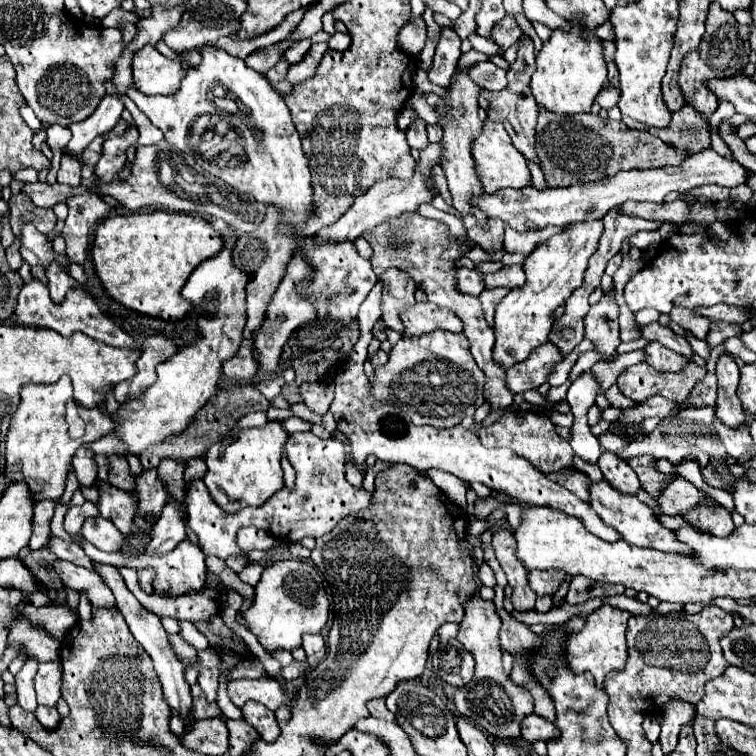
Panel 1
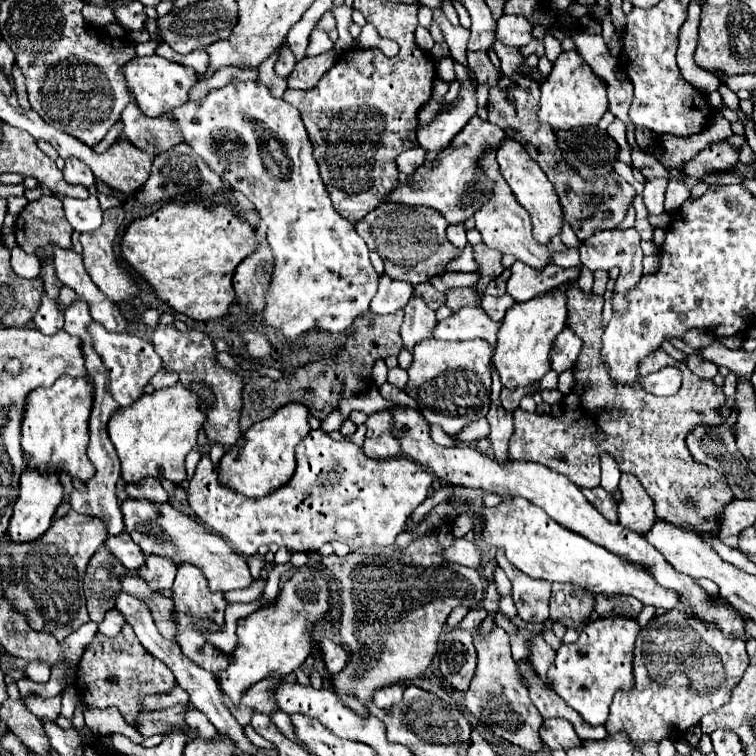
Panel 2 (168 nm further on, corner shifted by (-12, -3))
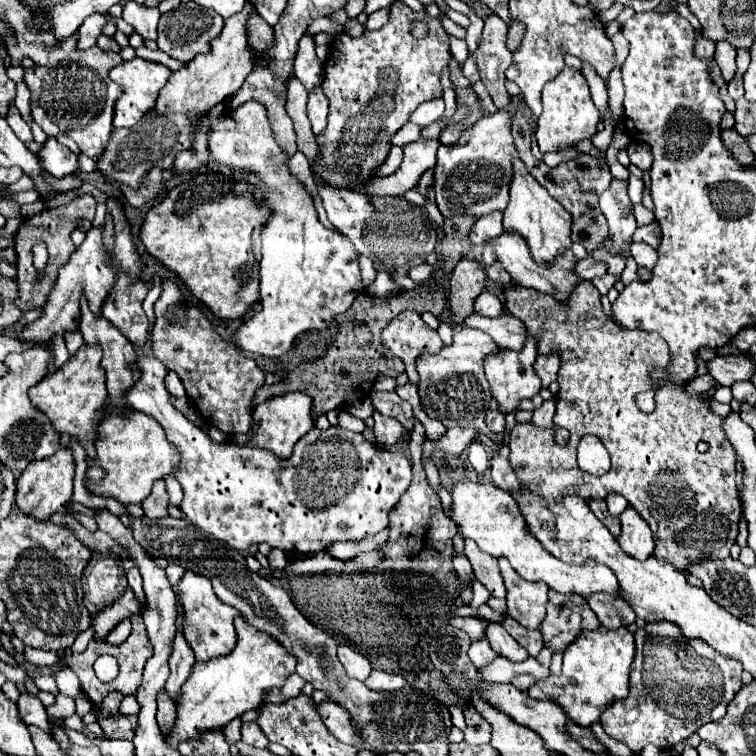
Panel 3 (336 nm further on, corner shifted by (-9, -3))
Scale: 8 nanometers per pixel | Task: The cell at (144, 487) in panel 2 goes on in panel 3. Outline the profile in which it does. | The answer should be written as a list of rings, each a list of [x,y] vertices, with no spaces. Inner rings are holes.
[[[157,481],[153,485],[153,491],[151,495],[141,503],[143,509],[145,509],[145,515],[149,519],[161,519],[161,517],[167,517],[167,507],[169,507],[169,495],[167,495],[167,489],[165,489],[165,481]]]

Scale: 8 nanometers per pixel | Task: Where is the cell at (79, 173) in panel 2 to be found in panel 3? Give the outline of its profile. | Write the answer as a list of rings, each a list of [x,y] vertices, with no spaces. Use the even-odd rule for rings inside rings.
[[[55,137],[47,139],[47,143],[37,151],[37,155],[45,171],[49,171],[57,179],[77,171],[77,155],[71,153],[65,145],[61,145]]]

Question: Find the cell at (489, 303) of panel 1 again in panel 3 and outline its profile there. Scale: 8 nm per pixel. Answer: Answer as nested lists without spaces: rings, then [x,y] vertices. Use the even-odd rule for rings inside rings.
[[[485,291],[475,299],[475,313],[483,317],[497,317],[503,313],[503,303],[493,293]]]

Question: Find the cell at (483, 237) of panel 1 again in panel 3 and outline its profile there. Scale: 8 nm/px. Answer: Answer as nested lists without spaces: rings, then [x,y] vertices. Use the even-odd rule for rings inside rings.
[[[463,259],[461,263],[457,263],[455,271],[453,271],[453,279],[449,281],[449,321],[455,325],[461,325],[461,319],[469,317],[473,313],[473,303],[475,299],[483,293],[485,289],[485,271],[477,261],[471,259]]]

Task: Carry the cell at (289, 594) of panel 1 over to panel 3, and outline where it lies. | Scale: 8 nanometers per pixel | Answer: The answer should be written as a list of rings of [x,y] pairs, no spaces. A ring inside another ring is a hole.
[[[243,617],[235,619],[235,629],[237,645],[229,655],[195,663],[193,673],[181,687],[181,695],[175,701],[177,719],[173,729],[165,737],[167,745],[177,747],[181,741],[199,739],[203,731],[221,729],[241,713],[259,709],[263,705],[265,693],[273,687],[281,687],[285,679],[295,671],[293,655],[289,655],[271,635],[249,627]]]

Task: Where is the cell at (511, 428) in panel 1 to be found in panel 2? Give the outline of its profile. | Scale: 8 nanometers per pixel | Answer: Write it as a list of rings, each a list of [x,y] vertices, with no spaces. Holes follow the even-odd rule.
[[[576,285],[568,289],[568,321],[566,325],[576,331],[576,335],[584,341],[584,349],[574,365],[574,387],[564,401],[564,413],[560,417],[554,415],[540,415],[540,413],[526,413],[522,409],[514,411],[514,433],[510,439],[510,459],[528,459],[542,463],[550,467],[552,471],[558,471],[566,475],[574,485],[578,487],[598,487],[600,475],[598,475],[598,455],[608,451],[620,465],[620,471],[632,473],[640,479],[642,487],[648,491],[648,495],[654,499],[656,505],[656,517],[670,521],[678,527],[692,527],[694,531],[708,531],[716,533],[716,517],[722,513],[724,505],[734,499],[724,475],[712,467],[700,465],[692,459],[686,447],[686,433],[694,429],[696,425],[720,425],[724,419],[716,413],[718,407],[724,405],[724,391],[720,385],[716,385],[712,379],[700,379],[694,373],[688,371],[688,367],[680,361],[674,361],[670,355],[666,355],[662,349],[652,351],[642,363],[640,363],[640,375],[650,375],[662,367],[674,365],[682,371],[682,387],[678,395],[672,397],[656,397],[646,393],[640,385],[616,385],[608,379],[608,371],[600,359],[600,347],[602,347],[602,297],[596,297],[592,293],[584,295]]]

